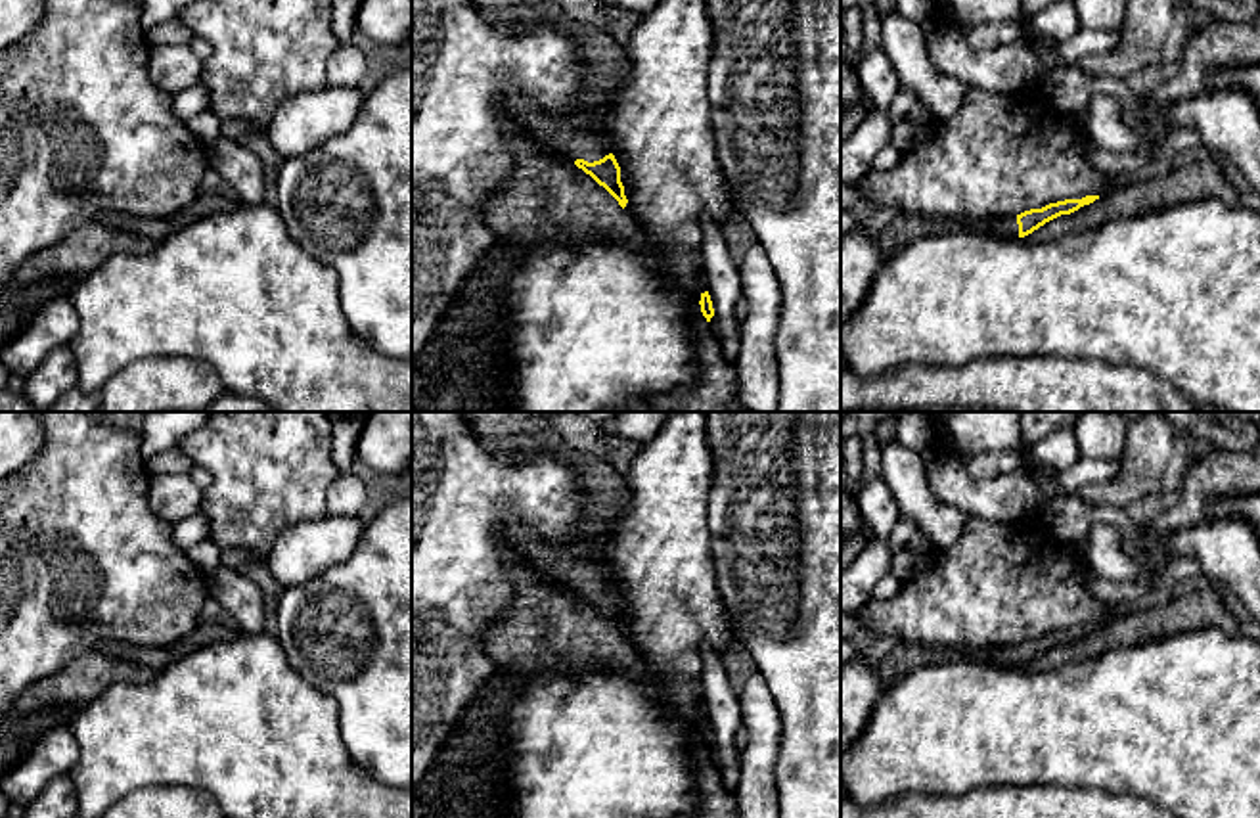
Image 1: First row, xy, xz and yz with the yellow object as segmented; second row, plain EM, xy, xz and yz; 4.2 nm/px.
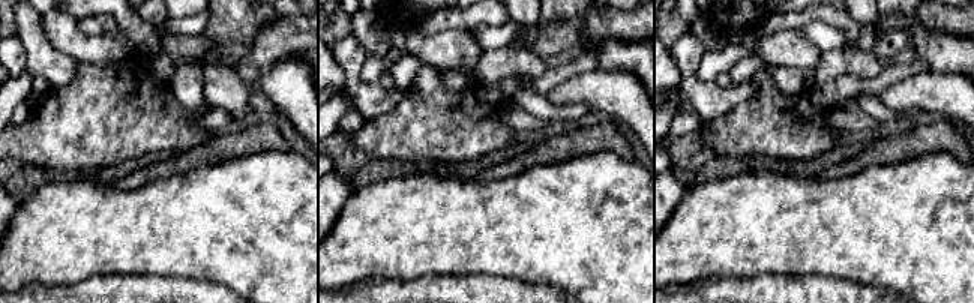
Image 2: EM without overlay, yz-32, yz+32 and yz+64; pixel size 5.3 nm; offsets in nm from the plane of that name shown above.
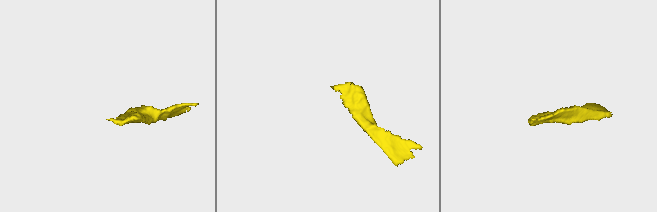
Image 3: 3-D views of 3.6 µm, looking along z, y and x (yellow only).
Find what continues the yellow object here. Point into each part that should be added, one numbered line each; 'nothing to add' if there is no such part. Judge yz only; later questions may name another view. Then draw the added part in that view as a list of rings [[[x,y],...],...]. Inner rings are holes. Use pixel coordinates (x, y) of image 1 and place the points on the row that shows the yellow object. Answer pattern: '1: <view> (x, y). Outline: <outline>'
1: yz (1006, 227). Outline: [[[1017,215],[986,218],[980,228],[996,238],[1019,238]]]

